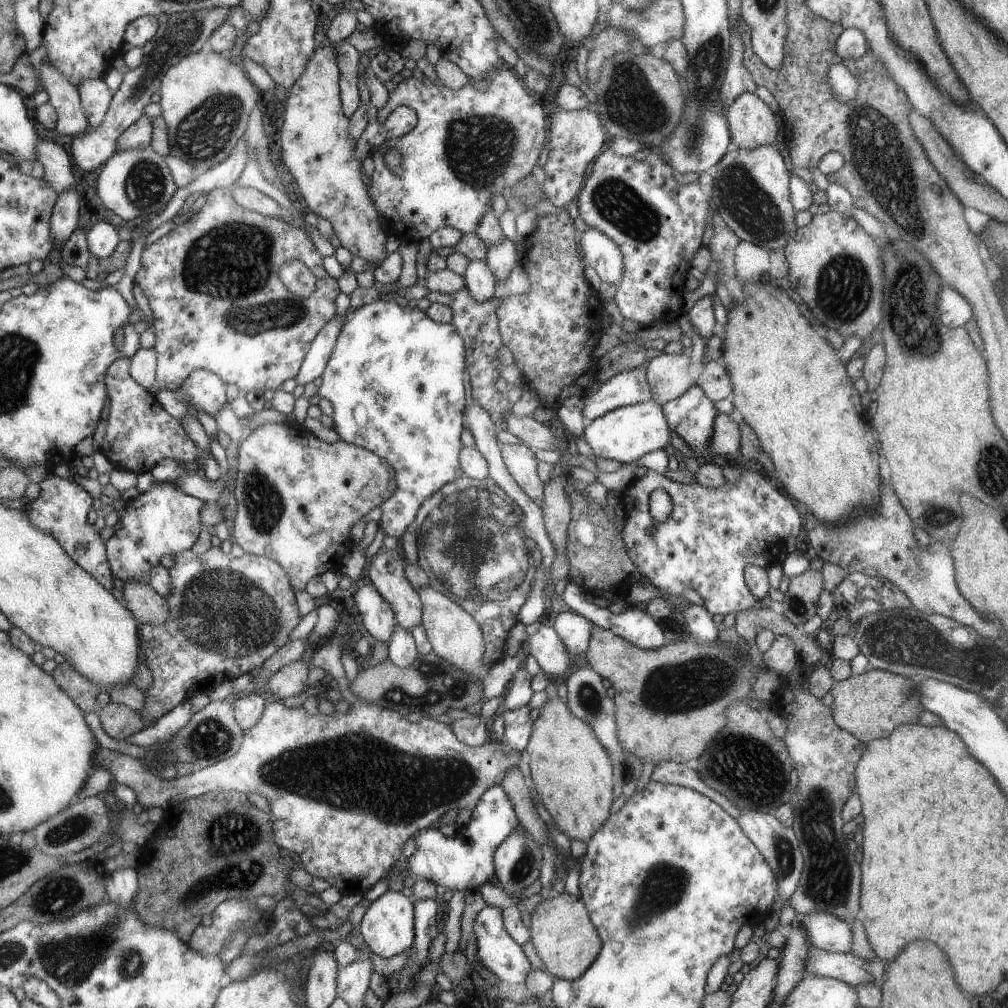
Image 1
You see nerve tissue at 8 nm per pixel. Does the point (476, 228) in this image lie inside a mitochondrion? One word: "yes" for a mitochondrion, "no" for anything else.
no

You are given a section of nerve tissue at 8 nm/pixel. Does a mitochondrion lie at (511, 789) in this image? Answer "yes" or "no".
no

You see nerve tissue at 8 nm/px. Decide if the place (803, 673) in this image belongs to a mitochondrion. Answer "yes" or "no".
no

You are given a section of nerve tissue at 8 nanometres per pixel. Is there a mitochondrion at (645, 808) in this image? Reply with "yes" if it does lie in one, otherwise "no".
no

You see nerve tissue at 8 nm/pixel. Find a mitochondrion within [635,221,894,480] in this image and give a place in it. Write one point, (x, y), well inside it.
(848, 285)

